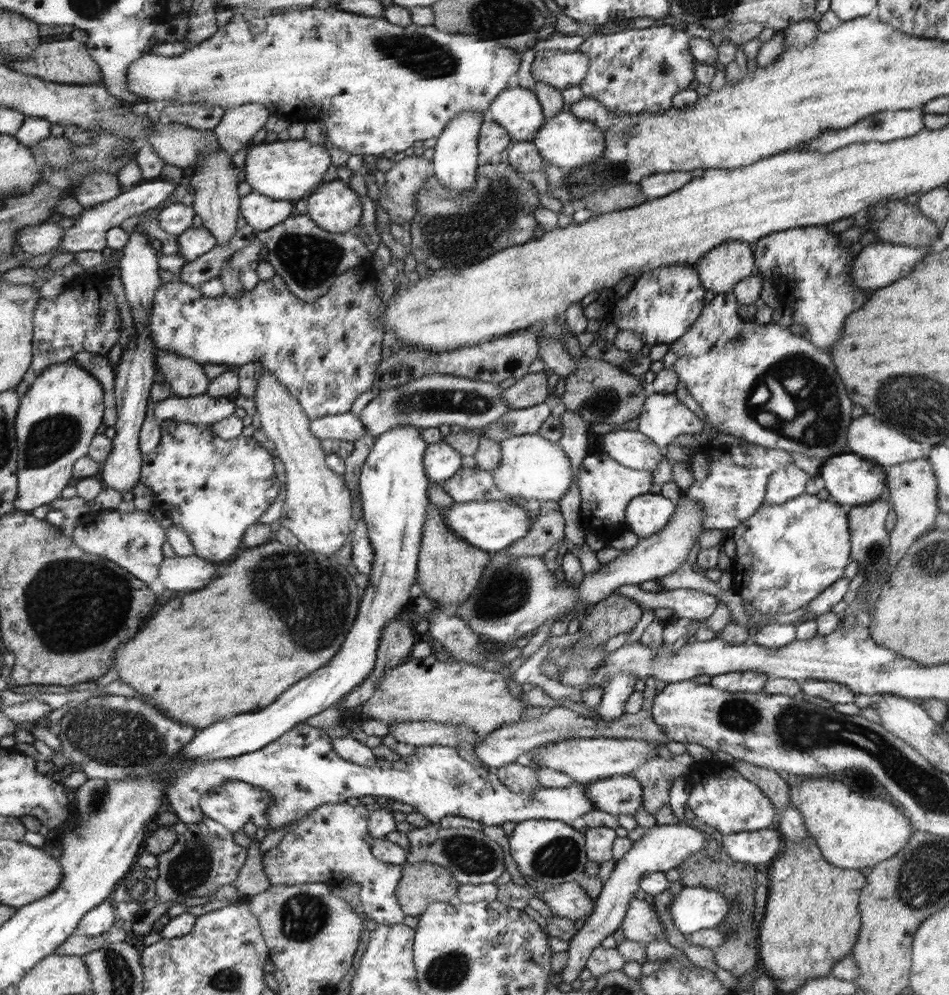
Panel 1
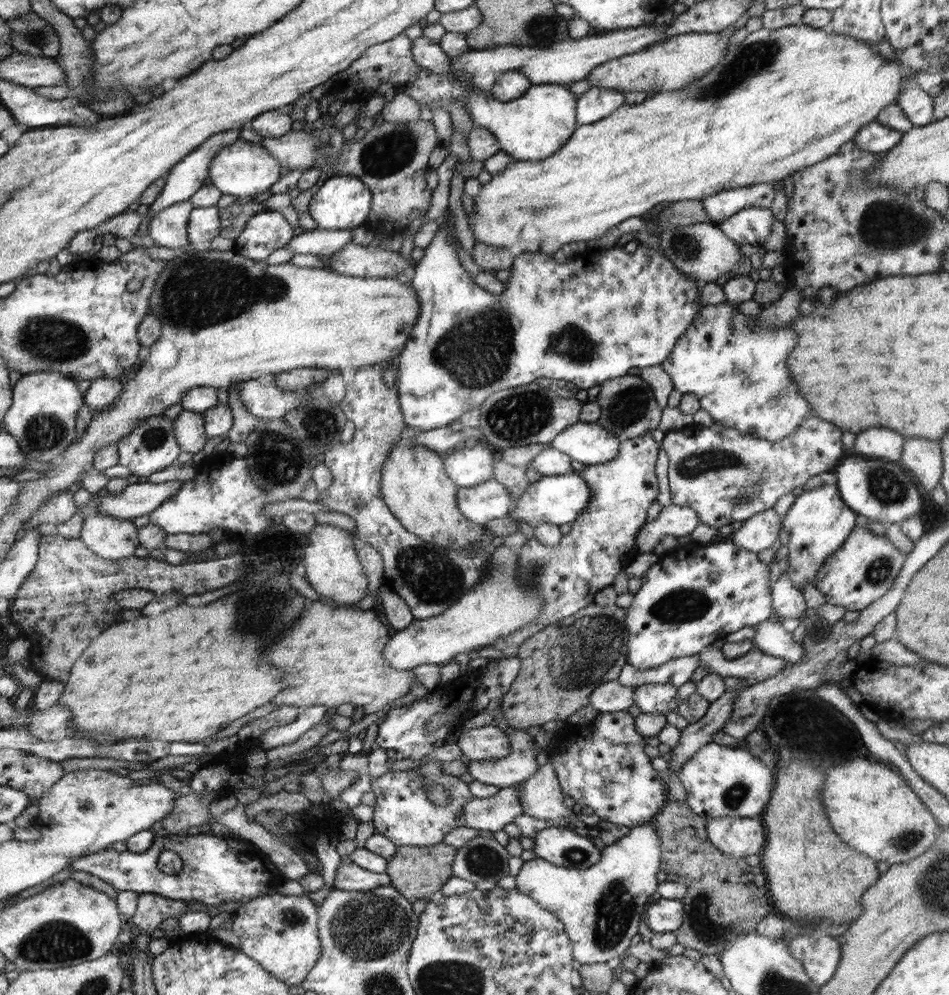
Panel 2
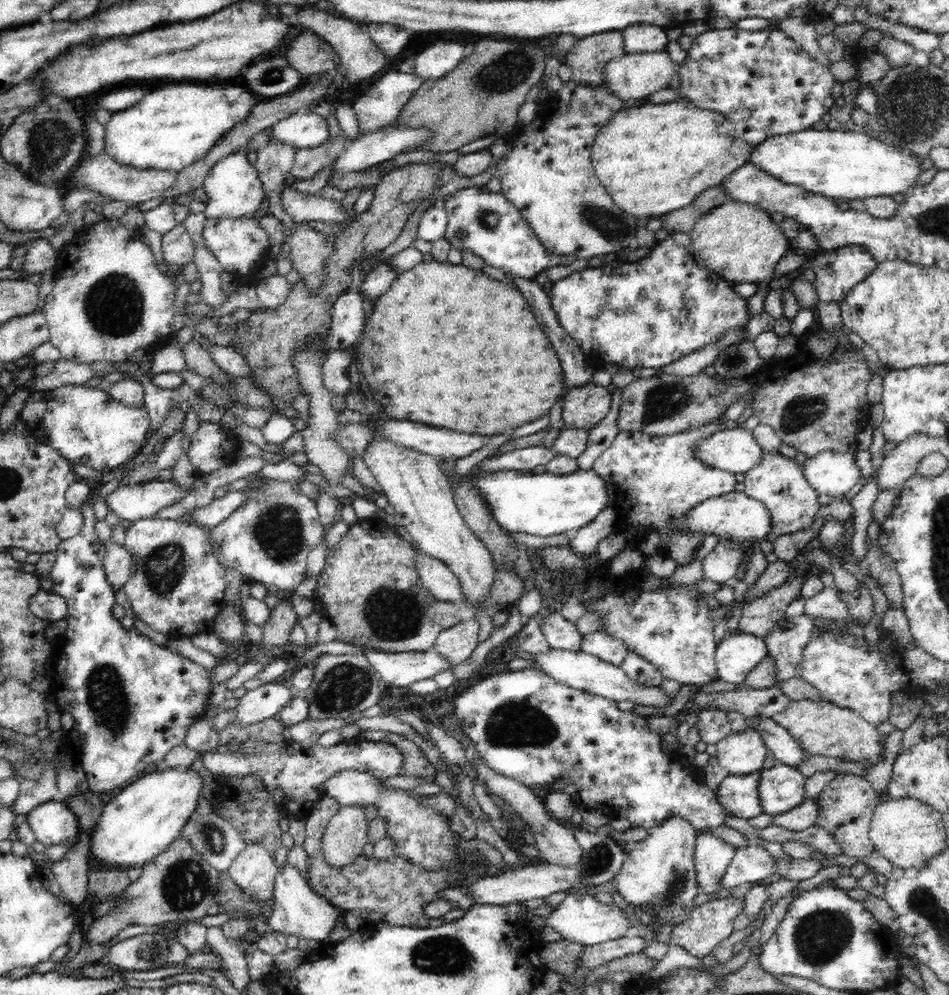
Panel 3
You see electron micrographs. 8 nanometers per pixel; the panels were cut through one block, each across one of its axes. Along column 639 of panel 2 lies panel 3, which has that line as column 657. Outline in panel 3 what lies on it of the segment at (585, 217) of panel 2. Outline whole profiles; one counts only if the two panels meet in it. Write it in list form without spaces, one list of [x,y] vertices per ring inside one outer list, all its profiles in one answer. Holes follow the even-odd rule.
[[[678,98],[667,103],[650,104],[644,103],[634,105],[633,107],[622,108],[616,112],[614,116],[600,128],[600,132],[596,135],[593,144],[591,164],[595,170],[597,180],[606,188],[606,193],[612,198],[613,203],[628,215],[634,216],[636,219],[660,217],[667,215],[675,210],[687,208],[694,200],[708,188],[719,186],[728,176],[731,176],[738,168],[747,164],[751,158],[754,145],[744,142],[737,137],[736,127],[726,118],[716,111],[702,110],[686,99]]]

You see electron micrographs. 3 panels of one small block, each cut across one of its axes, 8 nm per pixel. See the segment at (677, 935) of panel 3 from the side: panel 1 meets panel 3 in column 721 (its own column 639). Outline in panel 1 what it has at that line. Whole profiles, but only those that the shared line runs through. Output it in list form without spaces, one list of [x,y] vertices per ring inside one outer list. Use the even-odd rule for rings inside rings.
[[[632,898],[620,925],[623,936],[634,942],[648,944],[656,938],[666,938],[666,928],[652,909],[650,899]]]

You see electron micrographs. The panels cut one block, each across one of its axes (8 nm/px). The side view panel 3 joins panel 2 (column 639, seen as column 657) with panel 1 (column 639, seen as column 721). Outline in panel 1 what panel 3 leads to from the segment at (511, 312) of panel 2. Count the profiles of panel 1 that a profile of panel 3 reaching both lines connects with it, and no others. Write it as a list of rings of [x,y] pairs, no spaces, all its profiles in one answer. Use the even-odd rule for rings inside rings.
[[[669,265],[658,267],[652,271],[646,271],[645,274],[638,277],[632,285],[632,290],[623,298],[620,298],[614,304],[609,306],[609,314],[605,320],[614,320],[618,330],[632,330],[640,337],[643,344],[654,346],[658,344],[672,344],[686,334],[686,331],[693,326],[704,311],[704,294],[707,290],[701,283],[698,272],[691,265]]]

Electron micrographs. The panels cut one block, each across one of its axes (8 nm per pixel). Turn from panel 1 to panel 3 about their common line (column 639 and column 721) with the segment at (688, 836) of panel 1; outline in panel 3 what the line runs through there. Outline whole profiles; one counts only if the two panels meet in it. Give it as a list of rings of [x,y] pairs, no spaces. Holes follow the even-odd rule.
[[[709,832],[698,834],[695,840],[694,864],[700,892],[712,896],[720,891],[722,874],[732,862],[736,849]]]

